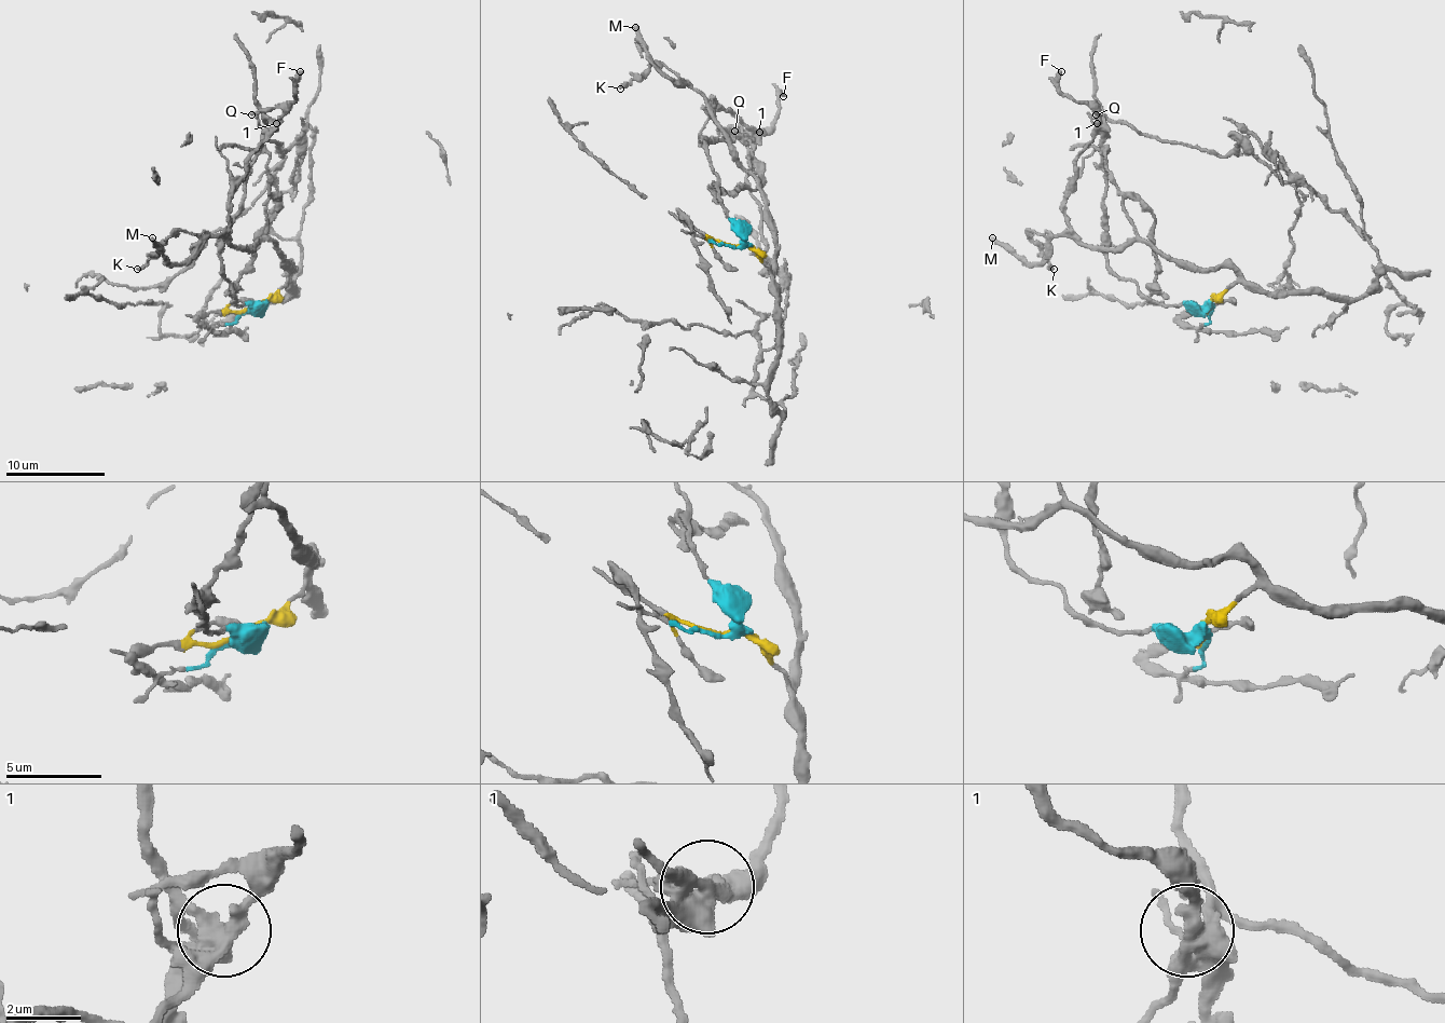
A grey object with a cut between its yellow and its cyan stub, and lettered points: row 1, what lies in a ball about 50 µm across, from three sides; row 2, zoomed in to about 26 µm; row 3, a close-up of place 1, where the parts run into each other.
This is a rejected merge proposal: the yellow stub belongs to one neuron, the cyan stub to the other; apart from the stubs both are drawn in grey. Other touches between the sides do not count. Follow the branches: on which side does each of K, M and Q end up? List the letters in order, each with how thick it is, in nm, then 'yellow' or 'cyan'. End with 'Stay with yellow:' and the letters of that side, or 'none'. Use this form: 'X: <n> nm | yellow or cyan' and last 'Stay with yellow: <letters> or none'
K: 280 nm | yellow
M: 300 nm | yellow
Q: 170 nm | yellow
Stay with yellow: K, M, Q

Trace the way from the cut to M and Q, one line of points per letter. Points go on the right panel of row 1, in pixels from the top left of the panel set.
M: (1211, 305), (1236, 277), (1232, 268), (1192, 268), (1141, 241), (1091, 247), (1057, 235), (1029, 262), (992, 237)
Q: (1211, 305), (1232, 268), (1192, 268), (1141, 241), (1089, 247), (1074, 233), (1064, 193), (1097, 116)

